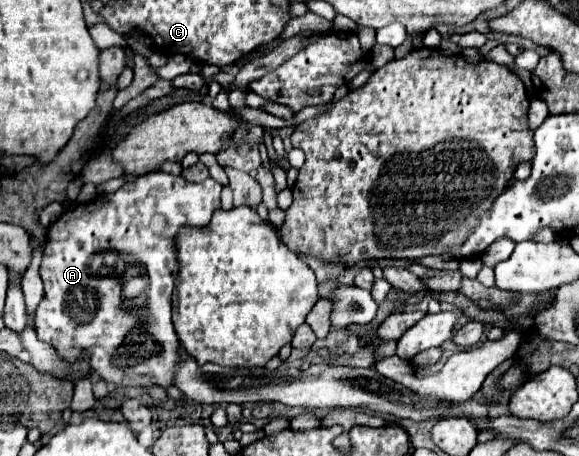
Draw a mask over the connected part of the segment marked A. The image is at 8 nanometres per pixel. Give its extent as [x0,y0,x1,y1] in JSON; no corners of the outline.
[35,171,221,387]

